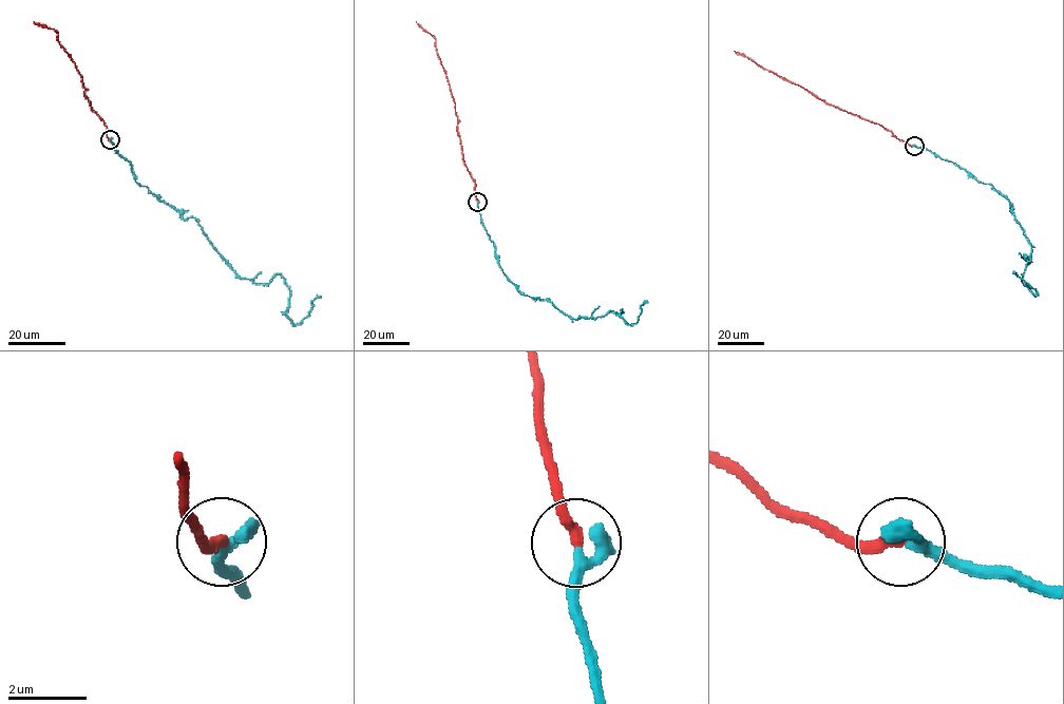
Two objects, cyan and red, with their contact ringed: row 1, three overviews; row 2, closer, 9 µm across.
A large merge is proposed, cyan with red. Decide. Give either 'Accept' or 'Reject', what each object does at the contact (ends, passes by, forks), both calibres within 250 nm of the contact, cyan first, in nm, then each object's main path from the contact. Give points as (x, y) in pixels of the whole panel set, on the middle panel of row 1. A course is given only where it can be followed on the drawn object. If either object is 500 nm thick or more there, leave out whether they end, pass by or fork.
Accept. At the ring cyan passes by. At the ring red ends. Thickness 240 nm (cyan) against 280 nm. Course of cyan: (477, 202), (497, 264), (521, 293), (548, 300), (572, 319), (619, 315), (621, 309), (631, 325), (647, 302). Course of red: (477, 202), (476, 184), (464, 164), (455, 102), (435, 48), (435, 39), (416, 21)

